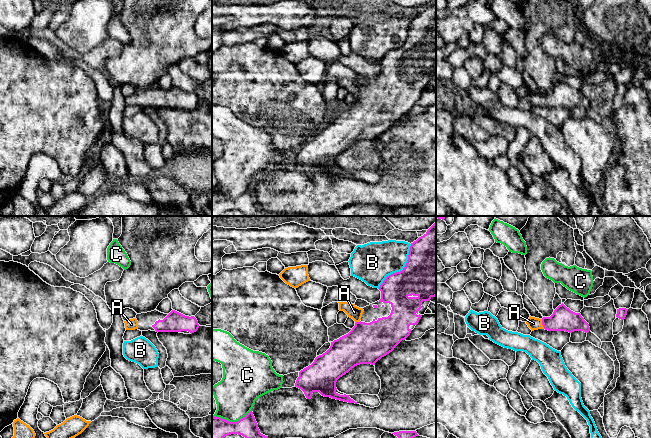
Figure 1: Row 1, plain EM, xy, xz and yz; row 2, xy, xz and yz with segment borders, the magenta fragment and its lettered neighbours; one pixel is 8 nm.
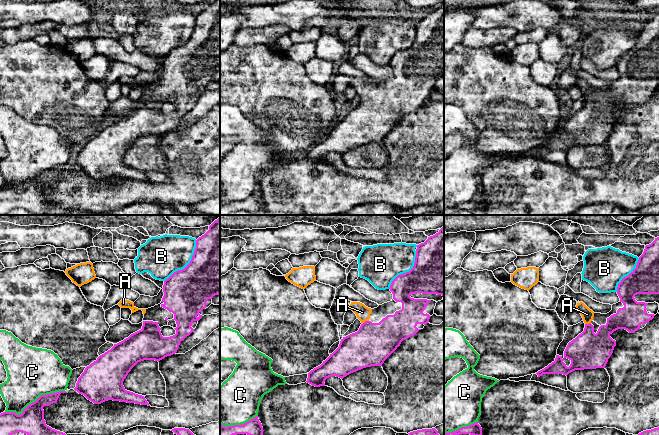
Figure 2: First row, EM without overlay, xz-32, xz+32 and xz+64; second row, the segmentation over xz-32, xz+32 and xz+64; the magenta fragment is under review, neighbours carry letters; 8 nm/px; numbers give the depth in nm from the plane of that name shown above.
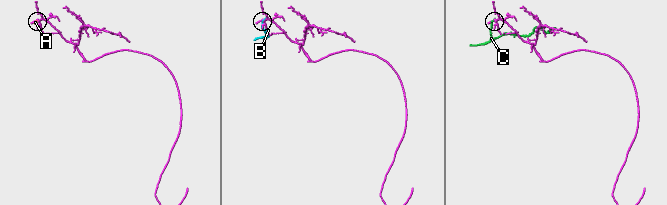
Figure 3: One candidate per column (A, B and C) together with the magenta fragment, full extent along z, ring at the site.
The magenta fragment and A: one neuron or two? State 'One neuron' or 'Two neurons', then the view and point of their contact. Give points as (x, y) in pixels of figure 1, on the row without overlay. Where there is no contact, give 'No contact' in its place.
One neuron. Touches magenta at yz (542, 100)

